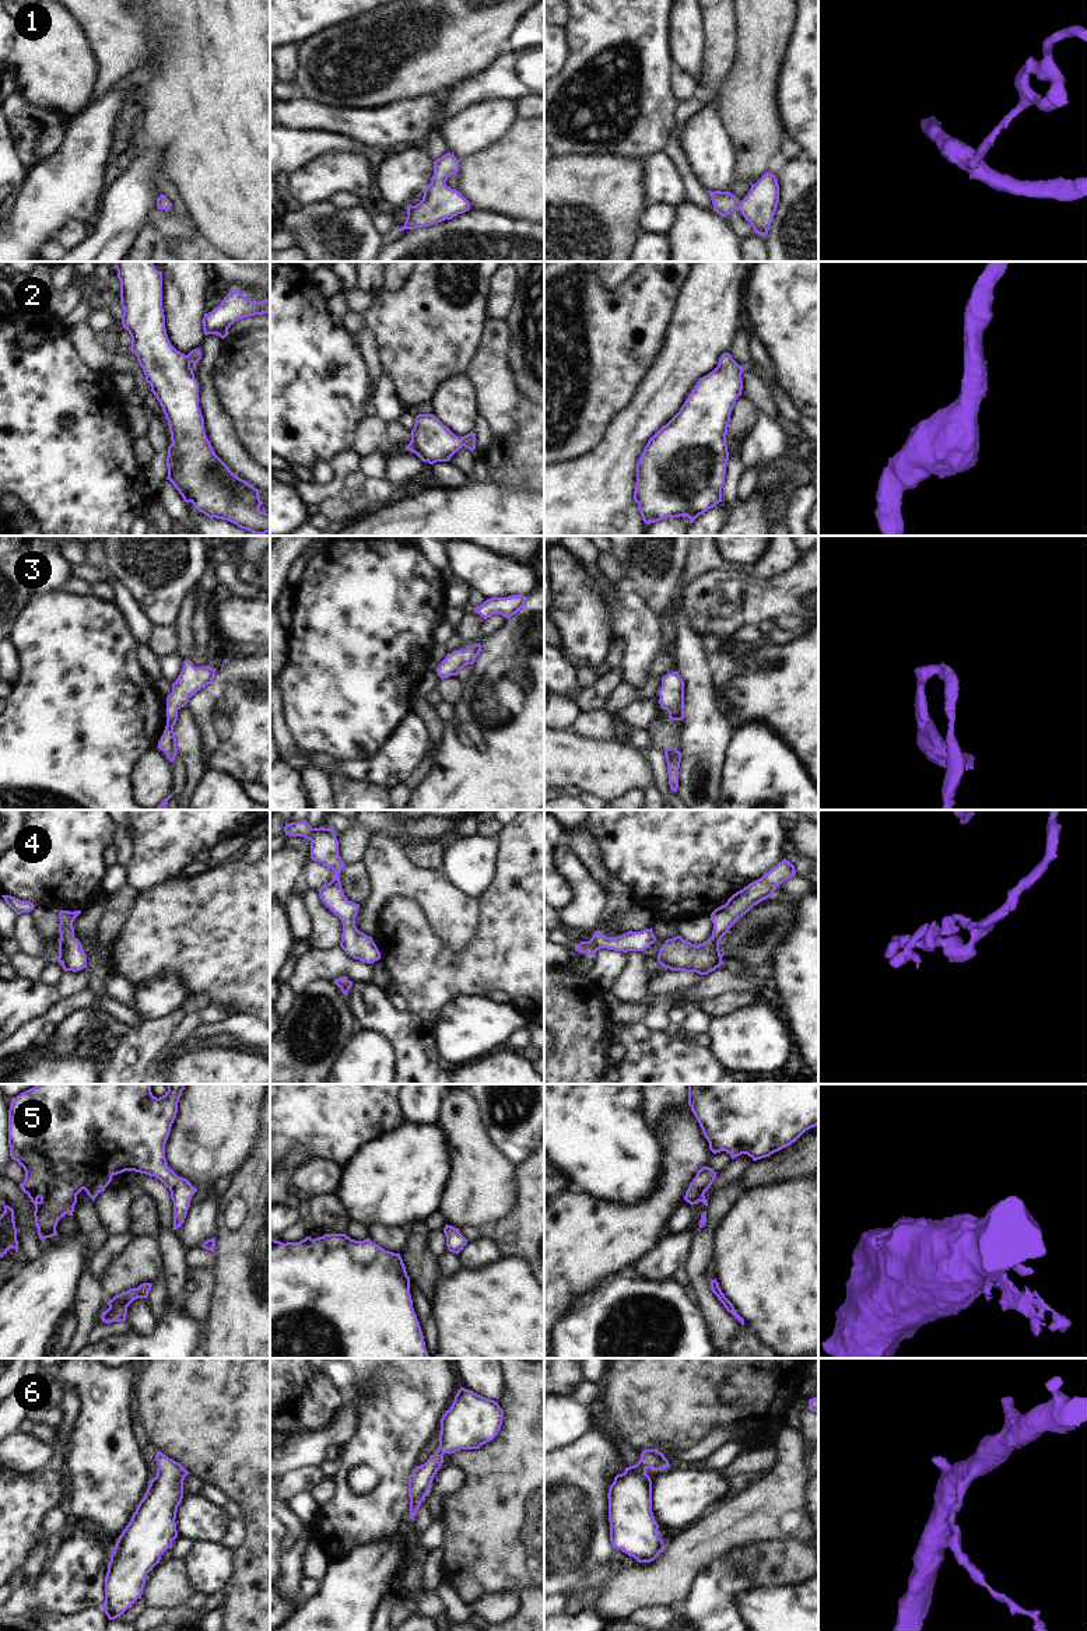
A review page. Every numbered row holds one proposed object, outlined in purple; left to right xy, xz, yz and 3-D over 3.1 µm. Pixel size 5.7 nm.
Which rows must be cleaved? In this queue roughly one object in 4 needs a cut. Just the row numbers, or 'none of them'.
none of them

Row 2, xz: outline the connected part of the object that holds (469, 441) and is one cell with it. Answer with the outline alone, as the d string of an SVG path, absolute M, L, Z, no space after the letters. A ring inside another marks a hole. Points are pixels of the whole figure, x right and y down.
M418 414L414 420L411 441L406 449L415 453L422 462L429 464L449 462L463 446L470 450L476 449L476 434L473 431L459 438L434 414Z

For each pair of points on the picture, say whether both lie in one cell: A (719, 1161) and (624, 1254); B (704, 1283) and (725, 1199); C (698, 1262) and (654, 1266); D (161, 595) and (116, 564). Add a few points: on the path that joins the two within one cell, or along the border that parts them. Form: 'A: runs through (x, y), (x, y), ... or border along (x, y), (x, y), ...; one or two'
A: border along (714, 1154), (707, 1165); two
B: runs through (700, 1262), (702, 1240), (714, 1220); one
C: border along (695, 1233), (688, 1258), (681, 1265); two
D: runs through (150, 583), (128, 564); one

